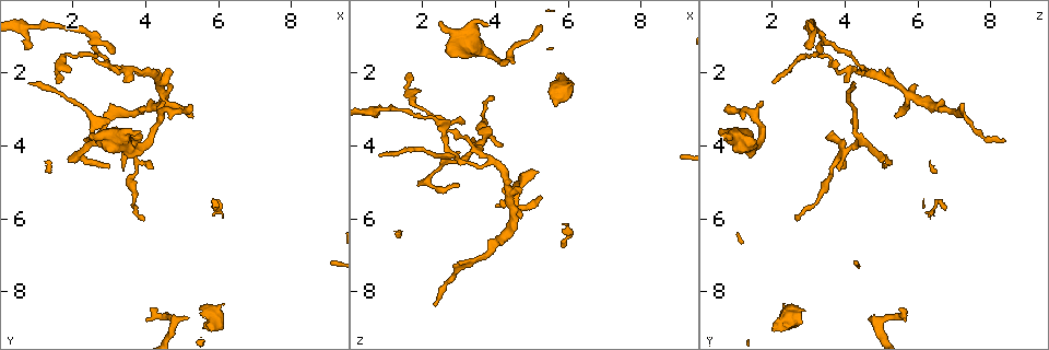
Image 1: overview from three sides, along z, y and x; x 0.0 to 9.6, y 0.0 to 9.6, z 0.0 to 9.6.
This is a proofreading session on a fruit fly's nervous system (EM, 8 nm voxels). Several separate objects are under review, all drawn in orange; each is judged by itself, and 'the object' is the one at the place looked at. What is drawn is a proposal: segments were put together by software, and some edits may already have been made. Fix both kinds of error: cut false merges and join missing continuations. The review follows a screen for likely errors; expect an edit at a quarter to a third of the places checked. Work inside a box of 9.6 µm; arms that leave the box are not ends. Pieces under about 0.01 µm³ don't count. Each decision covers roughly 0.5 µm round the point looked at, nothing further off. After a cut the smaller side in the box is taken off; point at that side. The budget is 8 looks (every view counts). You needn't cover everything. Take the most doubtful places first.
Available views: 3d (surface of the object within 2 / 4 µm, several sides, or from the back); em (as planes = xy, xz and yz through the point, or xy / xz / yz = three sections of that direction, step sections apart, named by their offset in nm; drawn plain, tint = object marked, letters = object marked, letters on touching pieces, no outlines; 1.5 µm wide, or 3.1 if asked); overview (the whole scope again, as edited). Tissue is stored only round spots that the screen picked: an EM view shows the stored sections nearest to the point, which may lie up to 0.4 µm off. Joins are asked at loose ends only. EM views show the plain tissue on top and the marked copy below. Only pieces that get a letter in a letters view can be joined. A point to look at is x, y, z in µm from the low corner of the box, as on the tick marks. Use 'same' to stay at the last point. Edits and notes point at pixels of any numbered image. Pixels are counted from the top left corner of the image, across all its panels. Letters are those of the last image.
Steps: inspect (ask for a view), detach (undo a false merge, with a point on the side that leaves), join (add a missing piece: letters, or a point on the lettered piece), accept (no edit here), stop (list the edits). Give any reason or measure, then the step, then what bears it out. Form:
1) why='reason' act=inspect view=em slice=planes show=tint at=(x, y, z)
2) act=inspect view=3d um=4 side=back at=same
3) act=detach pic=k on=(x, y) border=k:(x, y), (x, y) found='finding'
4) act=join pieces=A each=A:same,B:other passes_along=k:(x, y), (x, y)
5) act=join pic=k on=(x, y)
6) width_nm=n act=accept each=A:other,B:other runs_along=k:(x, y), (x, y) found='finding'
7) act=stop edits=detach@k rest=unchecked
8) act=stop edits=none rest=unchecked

why='thin end' act=inspect view=em slice=planes show=letters at=(3.75, 3.65, 0.75)

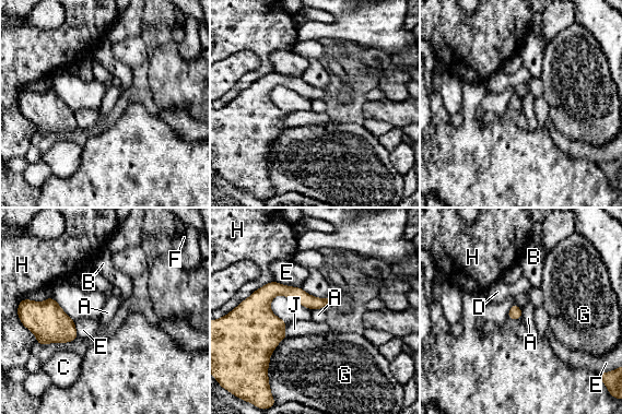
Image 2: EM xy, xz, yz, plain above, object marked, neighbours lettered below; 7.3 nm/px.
width_nm=100 act=accept each=A:other,B:other,C:other,D:other,E:other,F:other,G:other,H:other,J:other border=2:(321, 308), (314, 310) found='no lettered piece goes on from it'

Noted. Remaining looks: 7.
why='sharp bend' act=inspect view=3d um=4 at=(4.55, 2.60, 5.75)

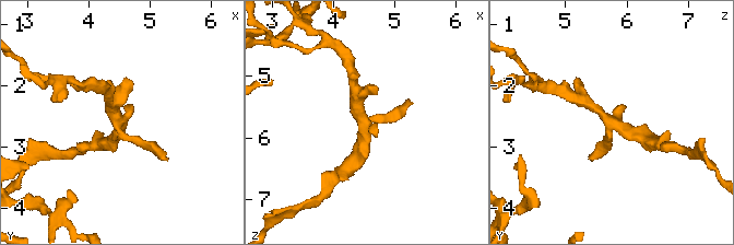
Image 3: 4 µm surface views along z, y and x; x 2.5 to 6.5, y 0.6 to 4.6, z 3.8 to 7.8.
act=inspect view=em slice=yz step=8 show=tint at=(4.50, 2.65, 5.70)

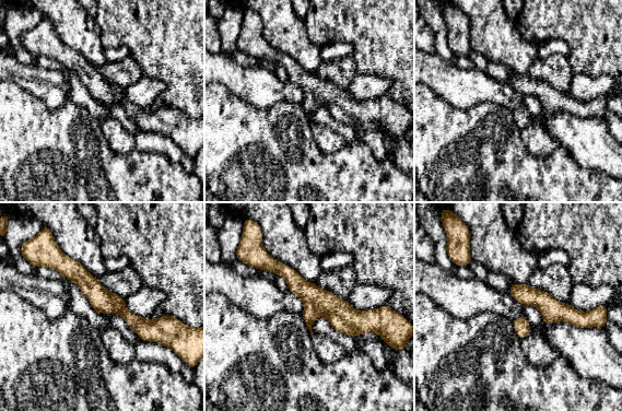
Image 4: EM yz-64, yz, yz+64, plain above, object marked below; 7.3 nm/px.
why='another direction' act=inspect view=em slice=planes show=letters at=same

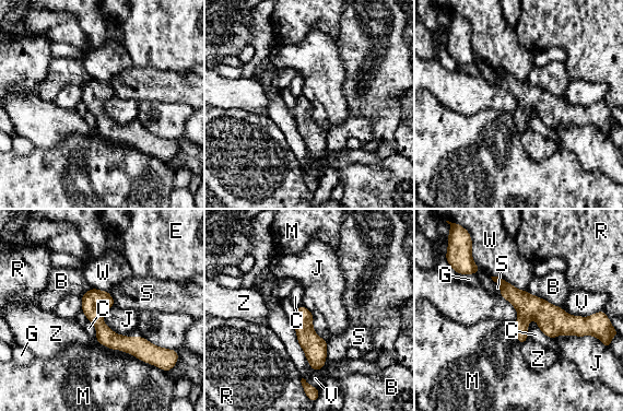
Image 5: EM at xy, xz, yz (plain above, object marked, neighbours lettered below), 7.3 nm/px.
act=accept each=B:other,C:other,E:other,G:other,J:other,M:other,R:other,S:other,V:other,W:other,Z:other found='continuous, no second neuron'

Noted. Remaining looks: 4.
act=inspect view=3d um=2 at=(0.60, 0.70, 3.05)

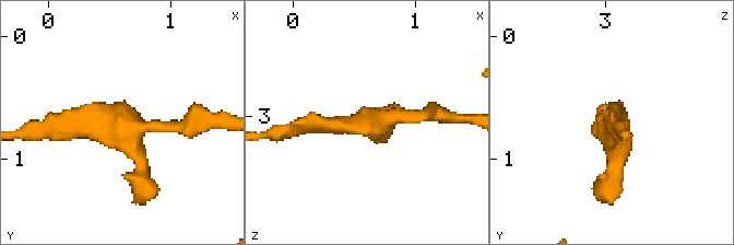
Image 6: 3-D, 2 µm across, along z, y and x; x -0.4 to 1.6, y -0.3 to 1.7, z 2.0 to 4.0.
why='now the EM' act=inspect view=em slice=xy step=8 show=tint at=(0.66, 0.76, 3.06)

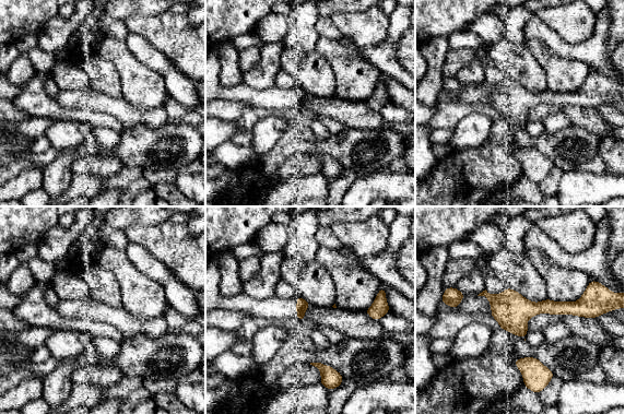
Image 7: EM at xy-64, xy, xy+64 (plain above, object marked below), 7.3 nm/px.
why='cut it another way' act=inspect view=em slice=planes show=letters at=same

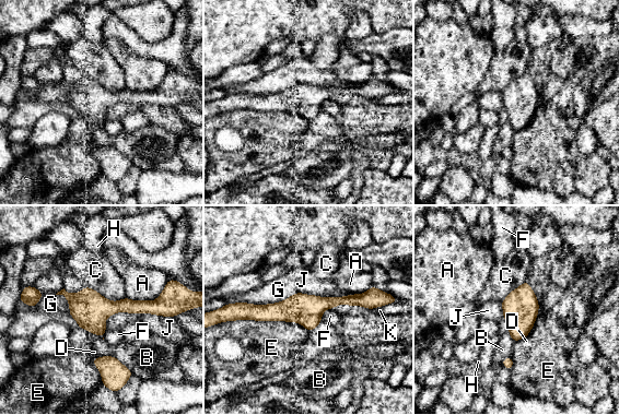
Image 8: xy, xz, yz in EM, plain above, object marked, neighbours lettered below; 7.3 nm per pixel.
longest_contact=E:550nm act=accept each=A:other,B:other,C:other,D:other,E:other,F:other,G:other,H:other,J:other,K:other border=8:(333, 308), (323, 312), (322, 320) found='one neuron here'

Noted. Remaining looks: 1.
act=stop edits=none rest=unchecked

